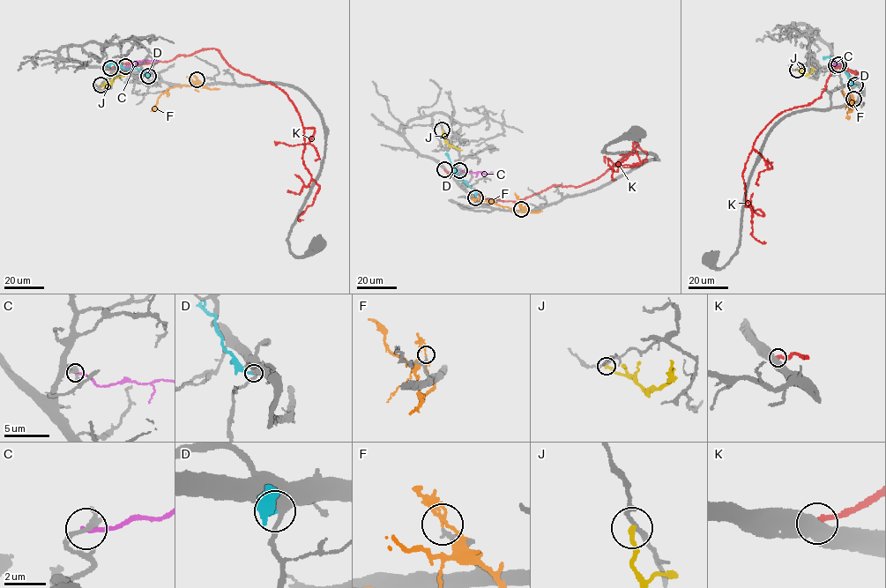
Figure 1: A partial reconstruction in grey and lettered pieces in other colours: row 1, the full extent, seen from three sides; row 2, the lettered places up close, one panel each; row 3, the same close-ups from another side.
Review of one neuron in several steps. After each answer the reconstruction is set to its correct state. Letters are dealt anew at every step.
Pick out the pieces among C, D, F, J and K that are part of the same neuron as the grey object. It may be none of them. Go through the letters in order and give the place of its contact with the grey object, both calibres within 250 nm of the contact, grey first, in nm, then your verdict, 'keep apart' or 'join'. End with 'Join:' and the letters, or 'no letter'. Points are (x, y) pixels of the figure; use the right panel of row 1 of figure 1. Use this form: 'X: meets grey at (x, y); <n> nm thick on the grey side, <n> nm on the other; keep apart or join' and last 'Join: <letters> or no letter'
C: meets grey at (836, 65); 200 nm thick on the grey side, 200 nm on the other; keep apart
D: meets grey at (855, 85); 600 nm thick on the grey side, 260 nm on the other; keep apart
F: meets grey at (853, 99); 220 nm thick on the grey side, 100 nm on the other; keep apart
J: meets grey at (797, 70); 190 nm thick on the grey side, 240 nm on the other; keep apart
K: meets grey at (838, 64); 550 nm thick on the grey side, 280 nm on the other; keep apart
Join: no letter

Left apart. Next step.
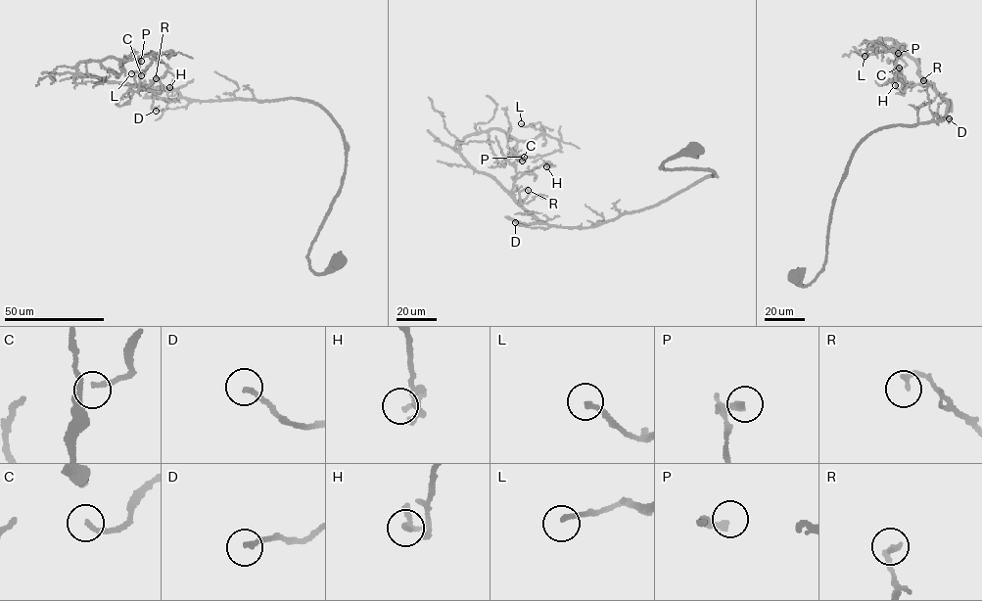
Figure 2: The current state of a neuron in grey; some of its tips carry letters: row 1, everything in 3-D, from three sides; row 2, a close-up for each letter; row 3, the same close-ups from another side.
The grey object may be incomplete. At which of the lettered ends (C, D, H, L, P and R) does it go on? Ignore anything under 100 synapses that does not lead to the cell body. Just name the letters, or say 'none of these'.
none of these

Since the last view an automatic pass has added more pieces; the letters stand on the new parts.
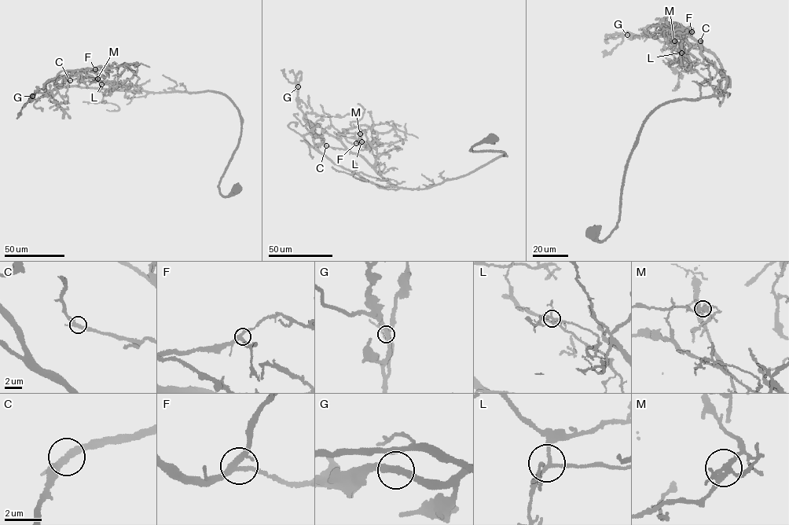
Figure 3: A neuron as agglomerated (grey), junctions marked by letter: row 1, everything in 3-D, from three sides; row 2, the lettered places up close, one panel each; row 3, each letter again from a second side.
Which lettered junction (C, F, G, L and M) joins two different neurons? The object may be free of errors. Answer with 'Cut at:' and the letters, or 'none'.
Cut at: M

